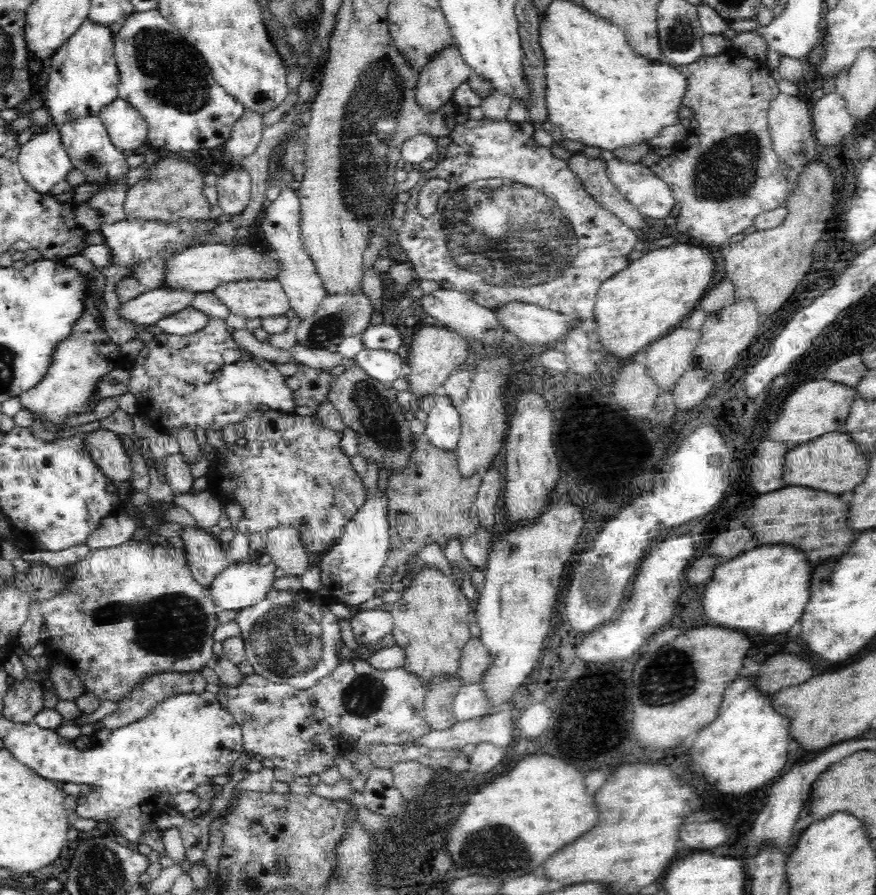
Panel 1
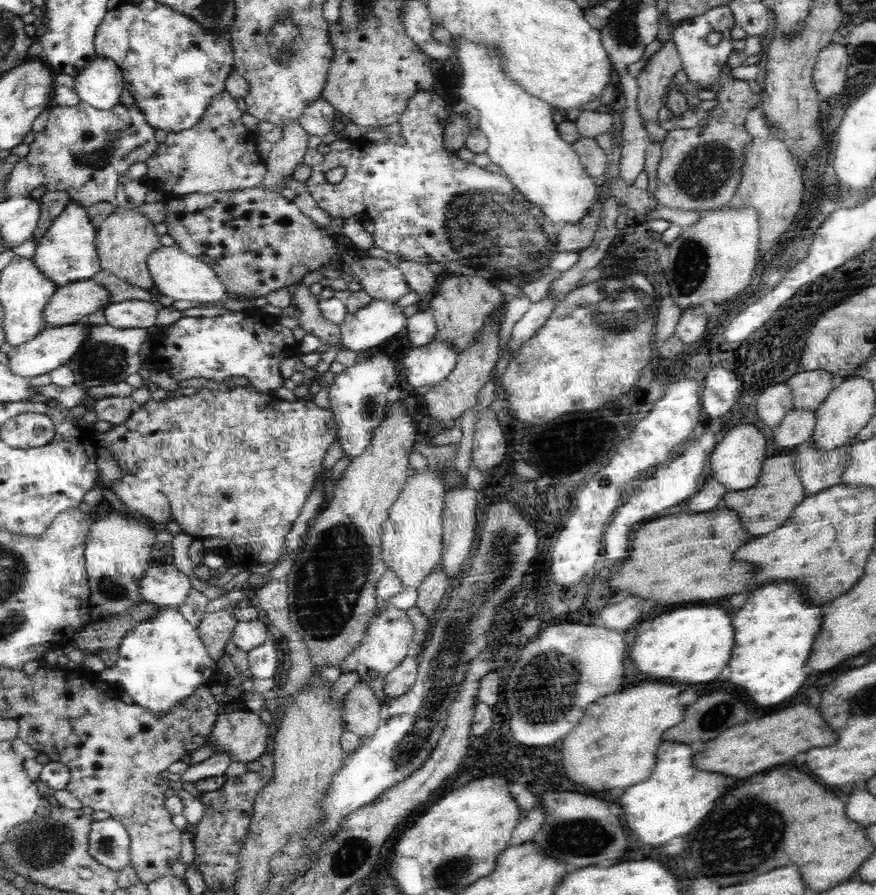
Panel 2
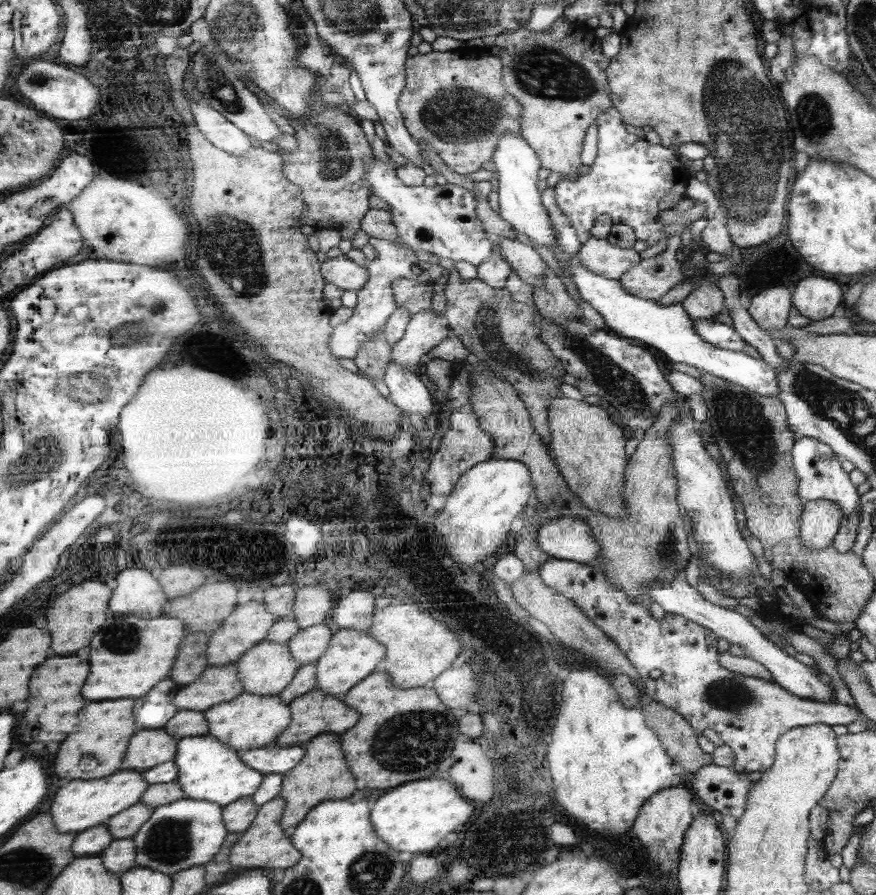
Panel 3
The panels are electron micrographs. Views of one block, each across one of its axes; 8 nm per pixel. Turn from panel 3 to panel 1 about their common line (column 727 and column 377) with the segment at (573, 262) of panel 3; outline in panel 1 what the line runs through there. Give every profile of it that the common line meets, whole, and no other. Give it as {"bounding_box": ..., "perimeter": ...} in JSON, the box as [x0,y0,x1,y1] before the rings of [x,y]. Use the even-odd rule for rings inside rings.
{"bounding_box":[355,347,405,383],"perimeter":[[[364,347],[356,354],[355,363],[381,383],[390,383],[404,377],[405,360],[397,352],[389,350],[370,350]]]}

